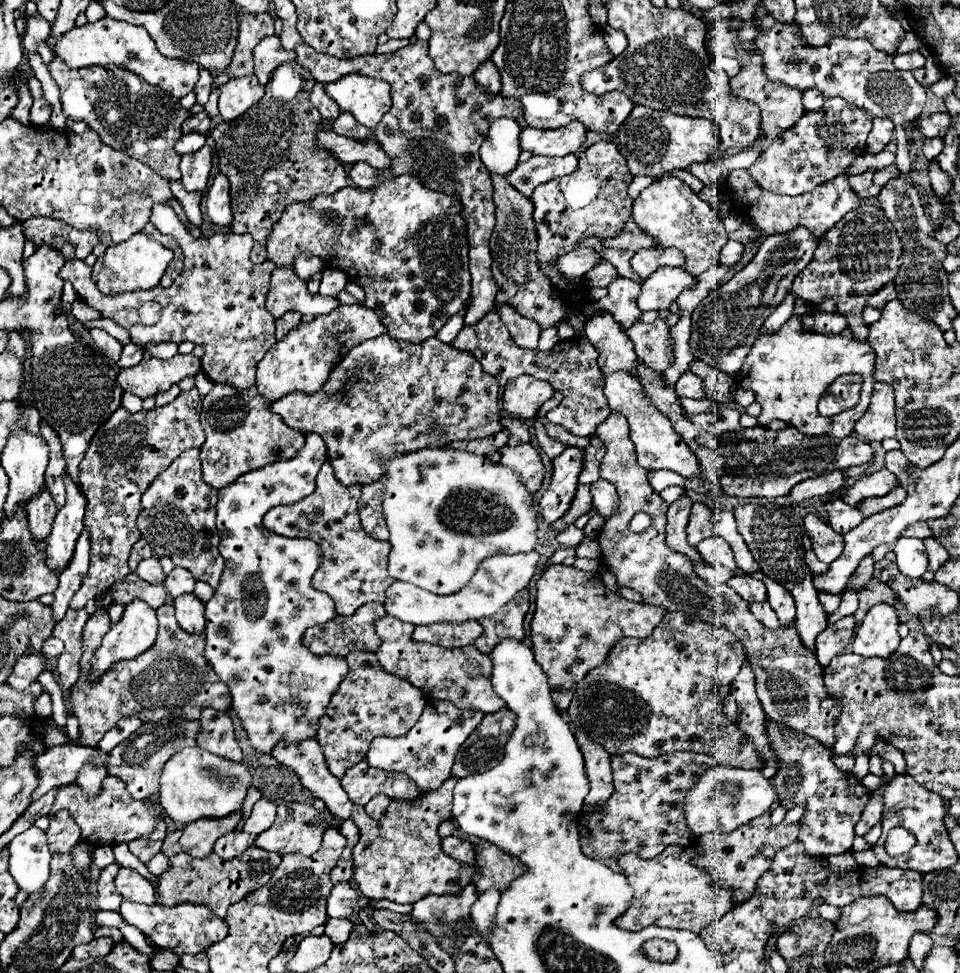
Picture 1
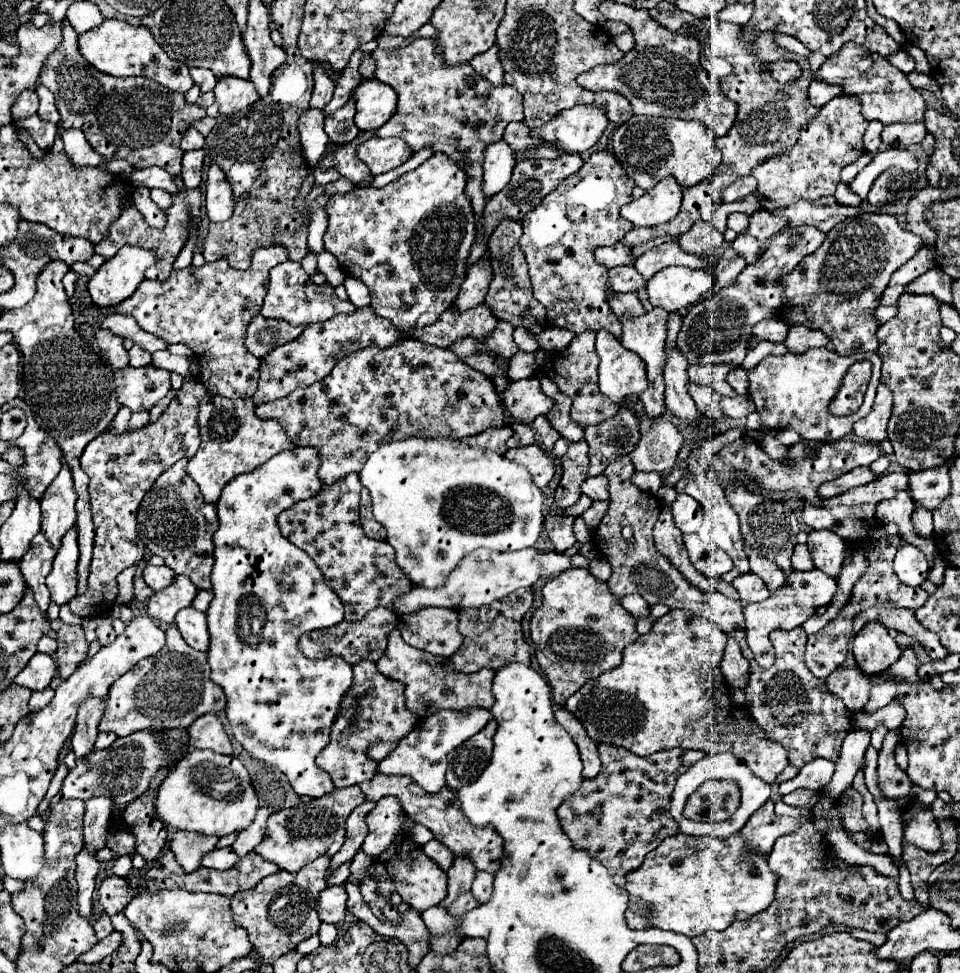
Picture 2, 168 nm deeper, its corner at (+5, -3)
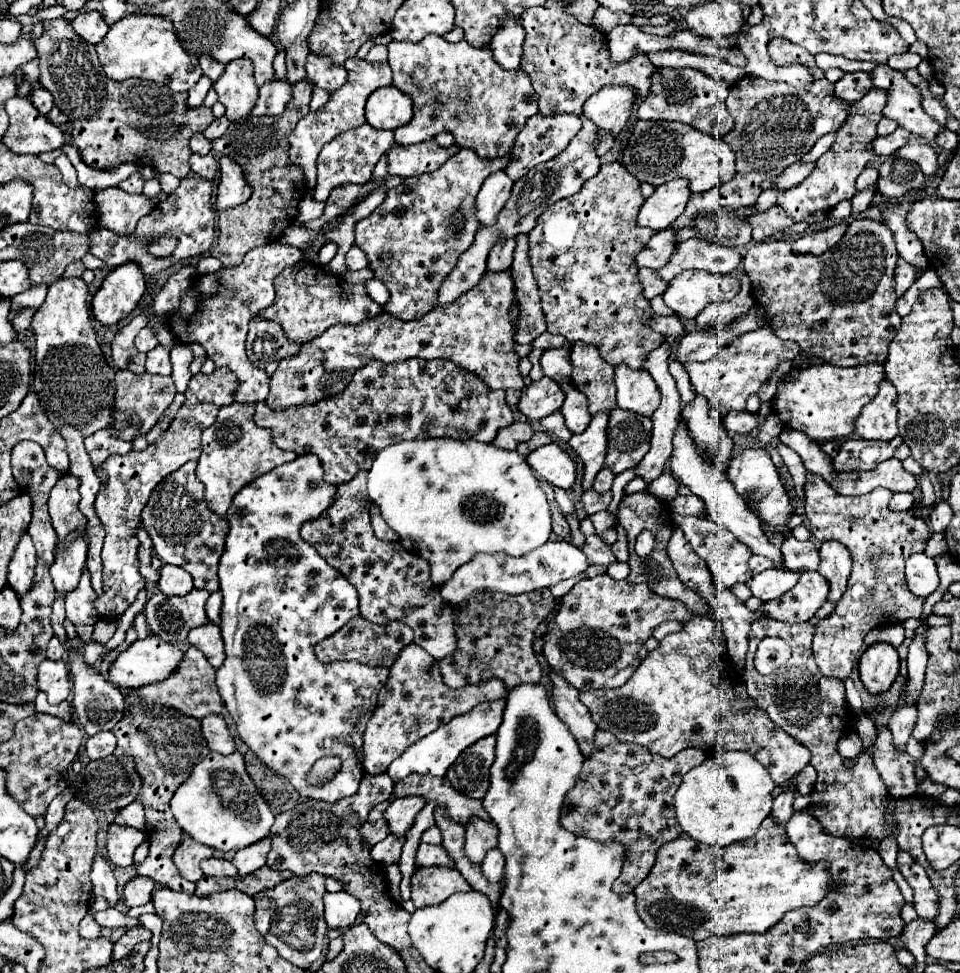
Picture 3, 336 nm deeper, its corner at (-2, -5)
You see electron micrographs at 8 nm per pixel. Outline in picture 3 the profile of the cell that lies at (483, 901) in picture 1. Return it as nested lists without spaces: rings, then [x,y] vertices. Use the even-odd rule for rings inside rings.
[[[493,848],[493,850],[487,852],[487,856],[481,864],[481,870],[483,870],[483,874],[489,882],[499,882],[501,876],[503,876],[503,866],[505,866],[503,852],[499,848]]]

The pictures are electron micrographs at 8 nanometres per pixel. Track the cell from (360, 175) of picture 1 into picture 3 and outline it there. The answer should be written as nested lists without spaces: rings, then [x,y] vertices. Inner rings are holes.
[[[367,122],[359,128],[347,130],[333,138],[329,144],[323,146],[319,158],[317,158],[317,186],[313,192],[313,198],[317,202],[327,202],[333,188],[343,184],[365,184],[373,176],[373,168],[379,162],[379,158],[393,146],[393,132],[391,130],[377,130],[369,126]]]

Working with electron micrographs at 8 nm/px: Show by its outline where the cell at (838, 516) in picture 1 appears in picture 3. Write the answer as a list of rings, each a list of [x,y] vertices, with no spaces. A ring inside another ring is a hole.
[[[893,438],[891,442],[867,442],[867,440],[847,440],[841,446],[841,452],[833,458],[833,466],[839,472],[851,470],[873,470],[879,462],[893,458],[895,448],[903,438]]]

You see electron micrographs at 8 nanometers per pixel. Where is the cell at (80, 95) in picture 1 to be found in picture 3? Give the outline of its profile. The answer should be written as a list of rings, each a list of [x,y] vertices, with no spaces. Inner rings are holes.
[[[65,18],[43,20],[43,36],[39,36],[33,42],[39,52],[39,70],[41,70],[37,82],[41,84],[41,88],[53,94],[55,106],[67,114],[69,124],[73,128],[71,132],[73,142],[79,148],[81,158],[87,166],[95,170],[107,170],[125,162],[133,162],[137,166],[157,168],[159,172],[171,172],[177,178],[183,178],[189,172],[189,164],[187,164],[191,156],[189,138],[197,130],[205,130],[213,122],[211,108],[207,106],[191,108],[187,104],[185,92],[175,94],[173,90],[167,90],[167,86],[157,82],[149,82],[141,78],[129,78],[123,82],[109,80],[103,74],[103,68],[97,60],[95,46],[89,42],[83,42],[83,38],[79,38],[73,32],[71,22]]]

